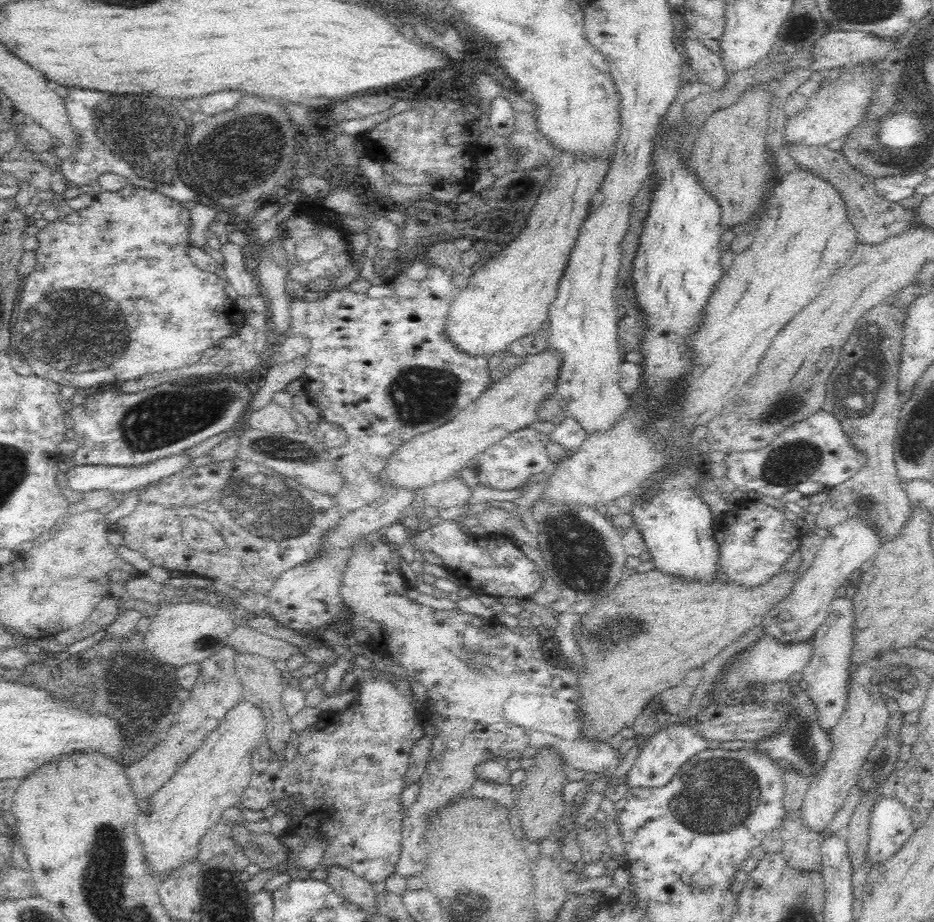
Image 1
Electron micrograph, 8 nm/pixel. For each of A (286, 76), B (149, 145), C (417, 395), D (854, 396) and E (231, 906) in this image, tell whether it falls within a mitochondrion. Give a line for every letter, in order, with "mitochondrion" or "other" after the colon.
A: other
B: mitochondrion
C: mitochondrion
D: mitochondrion
E: mitochondrion

